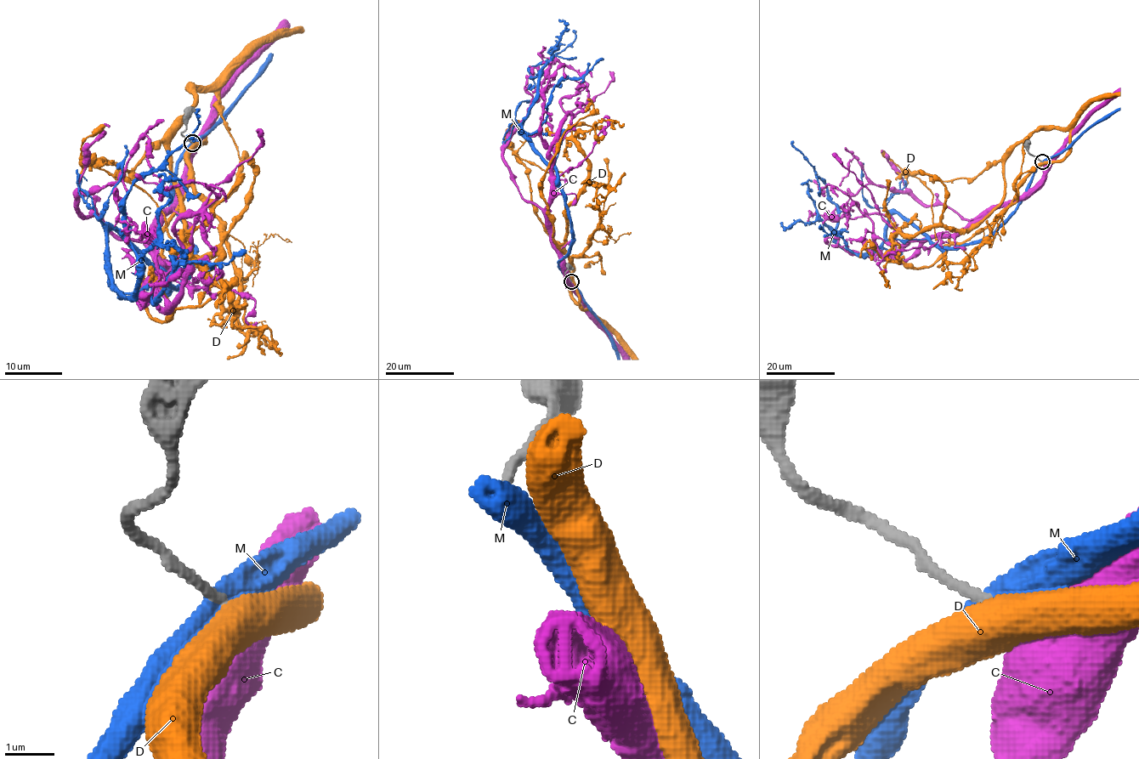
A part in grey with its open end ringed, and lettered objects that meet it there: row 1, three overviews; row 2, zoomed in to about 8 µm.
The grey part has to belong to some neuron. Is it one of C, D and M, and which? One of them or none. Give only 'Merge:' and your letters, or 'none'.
Merge: C

